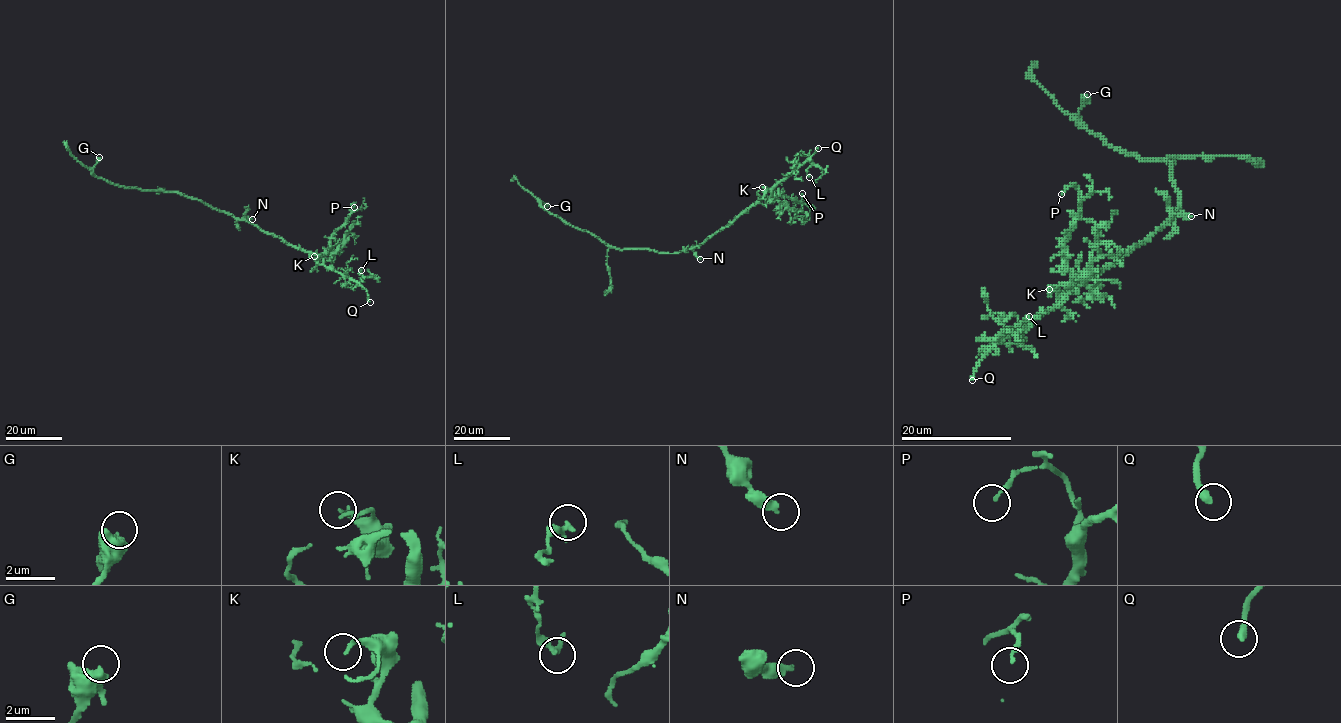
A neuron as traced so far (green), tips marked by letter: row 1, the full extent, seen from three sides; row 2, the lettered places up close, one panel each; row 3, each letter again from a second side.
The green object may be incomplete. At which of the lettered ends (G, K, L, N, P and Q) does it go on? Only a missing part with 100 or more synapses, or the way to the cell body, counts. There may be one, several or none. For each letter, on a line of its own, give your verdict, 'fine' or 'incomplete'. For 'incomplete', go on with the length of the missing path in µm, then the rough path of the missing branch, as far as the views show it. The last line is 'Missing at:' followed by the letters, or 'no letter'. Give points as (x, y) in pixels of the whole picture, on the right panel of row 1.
G: fine
K: fine
L: fine
N: fine
P: fine
Q: incomplete; about 40 µm are missing; missing branch runs (972, 380), (967, 377), (960, 384), (958, 395), (960, 398), (989, 398), (1005, 413), (1006, 425), (1013, 427)
Missing at: Q

